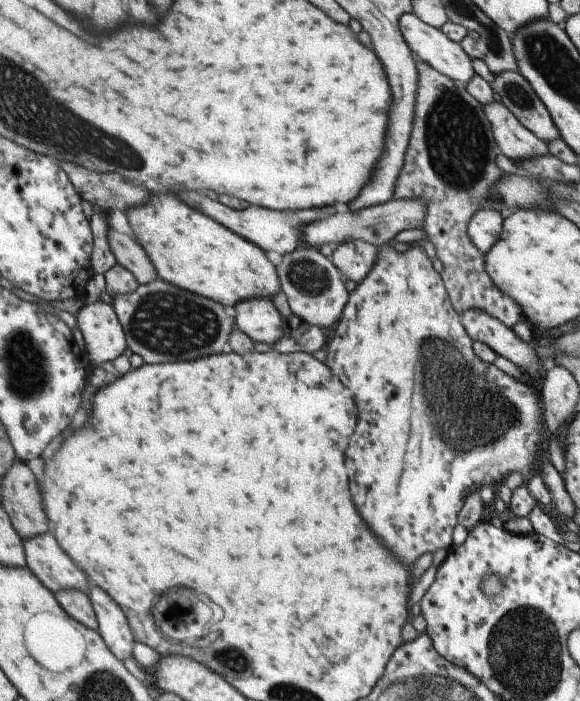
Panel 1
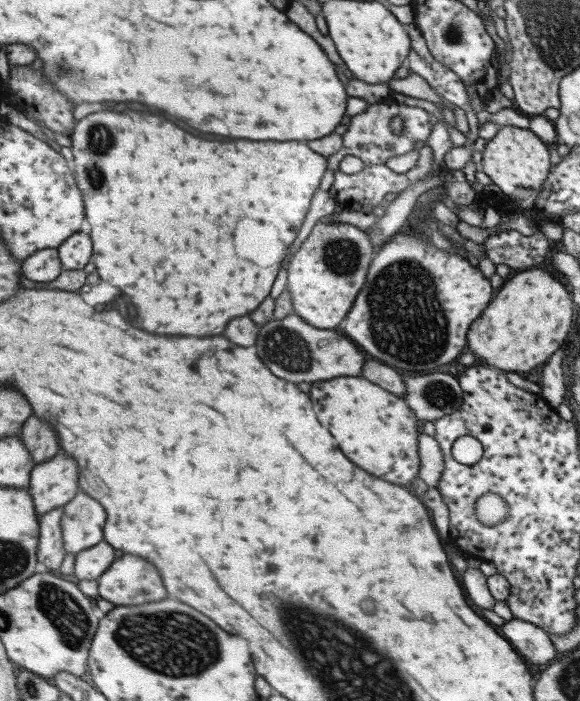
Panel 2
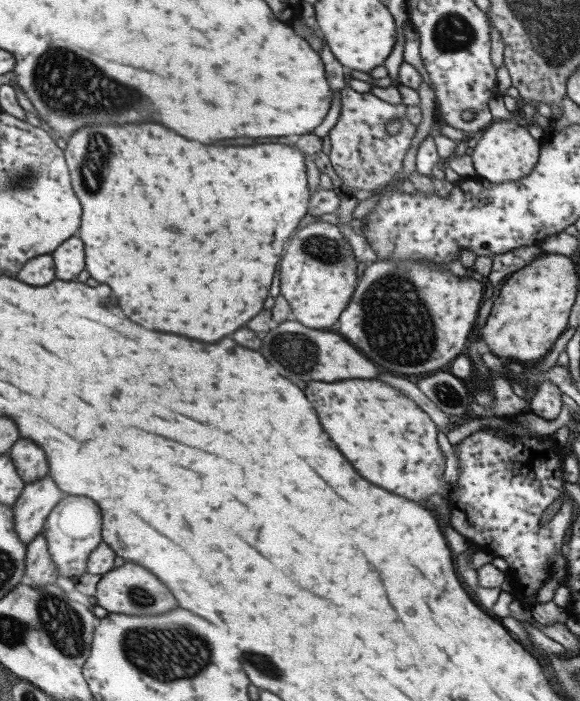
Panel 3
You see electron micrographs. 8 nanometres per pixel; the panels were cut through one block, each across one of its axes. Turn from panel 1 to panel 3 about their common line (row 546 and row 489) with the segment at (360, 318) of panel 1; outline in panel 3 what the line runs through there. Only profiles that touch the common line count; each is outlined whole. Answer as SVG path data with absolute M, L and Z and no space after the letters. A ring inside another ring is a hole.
M341 380L331 384L309 382L303 392L315 408L319 424L325 428L335 448L349 460L349 464L365 480L416 503L425 500L430 494L447 497L450 485L445 482L442 475L445 458L437 445L436 426L415 402L379 380Z

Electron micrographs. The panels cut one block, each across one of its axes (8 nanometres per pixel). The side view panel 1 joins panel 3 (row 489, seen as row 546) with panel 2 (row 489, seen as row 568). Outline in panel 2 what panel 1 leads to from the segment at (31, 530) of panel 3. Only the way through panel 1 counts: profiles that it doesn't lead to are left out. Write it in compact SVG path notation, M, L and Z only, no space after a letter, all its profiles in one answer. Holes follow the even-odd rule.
M63 452L36 463L30 470L27 486L35 516L39 518L45 512L67 504L79 491L77 481L77 464L73 464L69 456L63 456Z

